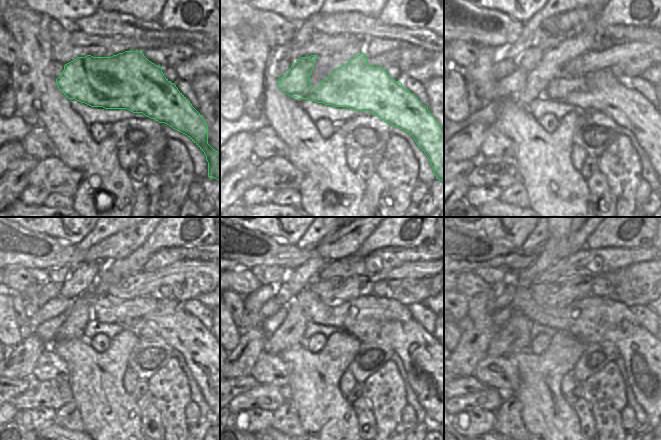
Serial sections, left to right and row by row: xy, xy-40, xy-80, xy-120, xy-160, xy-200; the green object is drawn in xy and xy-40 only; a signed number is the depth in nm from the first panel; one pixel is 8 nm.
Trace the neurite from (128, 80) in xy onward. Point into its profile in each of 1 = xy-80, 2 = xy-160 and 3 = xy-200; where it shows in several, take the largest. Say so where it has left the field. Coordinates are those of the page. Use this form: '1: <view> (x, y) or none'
1: xy-80 (630, 109)
2: xy-160 (423, 357)
3: xy-200 (647, 360)

